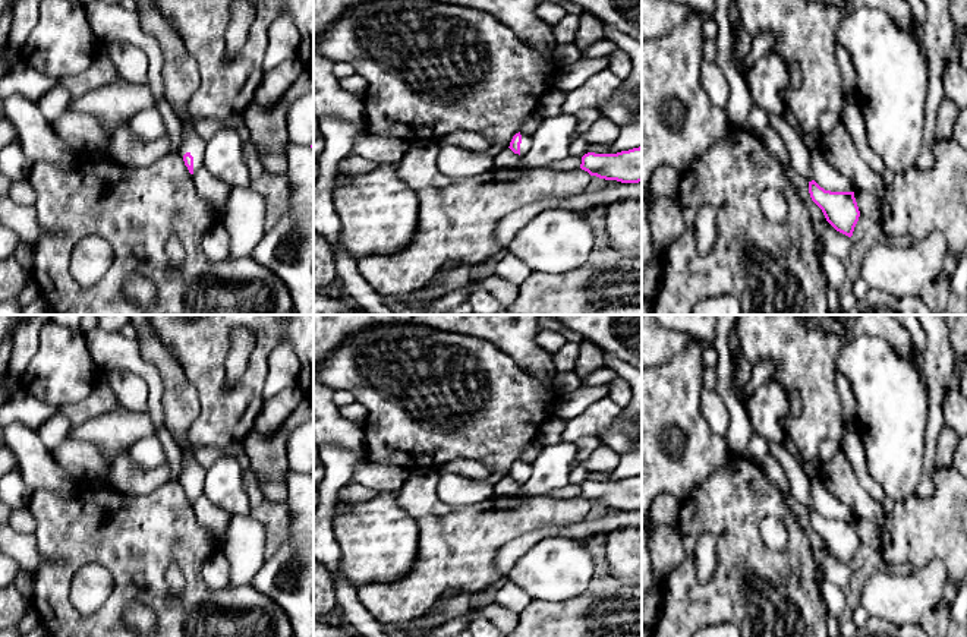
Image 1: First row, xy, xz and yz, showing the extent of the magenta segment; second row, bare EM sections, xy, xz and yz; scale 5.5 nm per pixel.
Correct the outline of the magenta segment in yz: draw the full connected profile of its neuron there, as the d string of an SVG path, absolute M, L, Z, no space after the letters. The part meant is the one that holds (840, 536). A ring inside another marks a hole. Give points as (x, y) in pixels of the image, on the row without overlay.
M815 508L809 510L812 529L822 537L826 549L840 561L851 565L859 549L860 539L854 520L831 520Z

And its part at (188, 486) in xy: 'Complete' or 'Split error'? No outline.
Split error

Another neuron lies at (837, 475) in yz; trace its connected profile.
M841 450L831 460L820 463L819 479L851 511L856 520L867 520L879 527L885 526L886 510L859 483Z

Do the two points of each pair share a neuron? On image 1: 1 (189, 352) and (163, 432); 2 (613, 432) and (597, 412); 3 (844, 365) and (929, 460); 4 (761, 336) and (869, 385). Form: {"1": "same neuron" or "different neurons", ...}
{"1": "different neurons", "2": "different neurons", "3": "different neurons", "4": "different neurons"}

